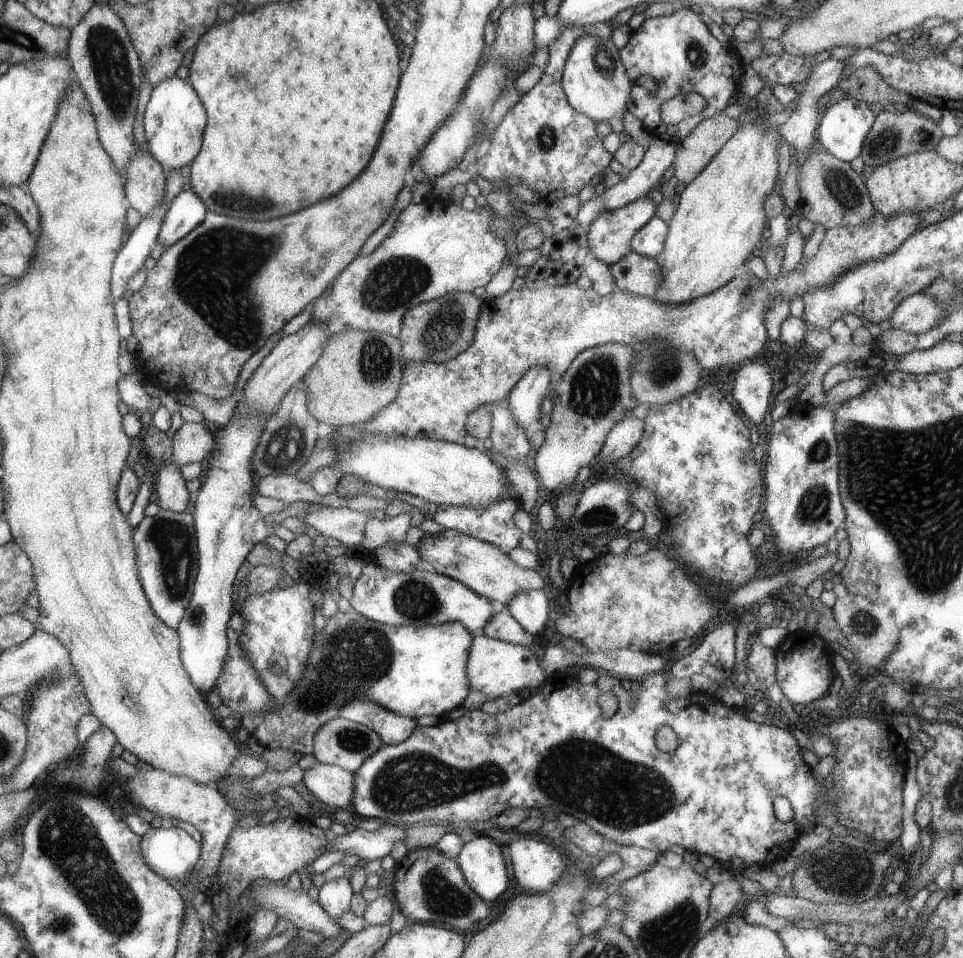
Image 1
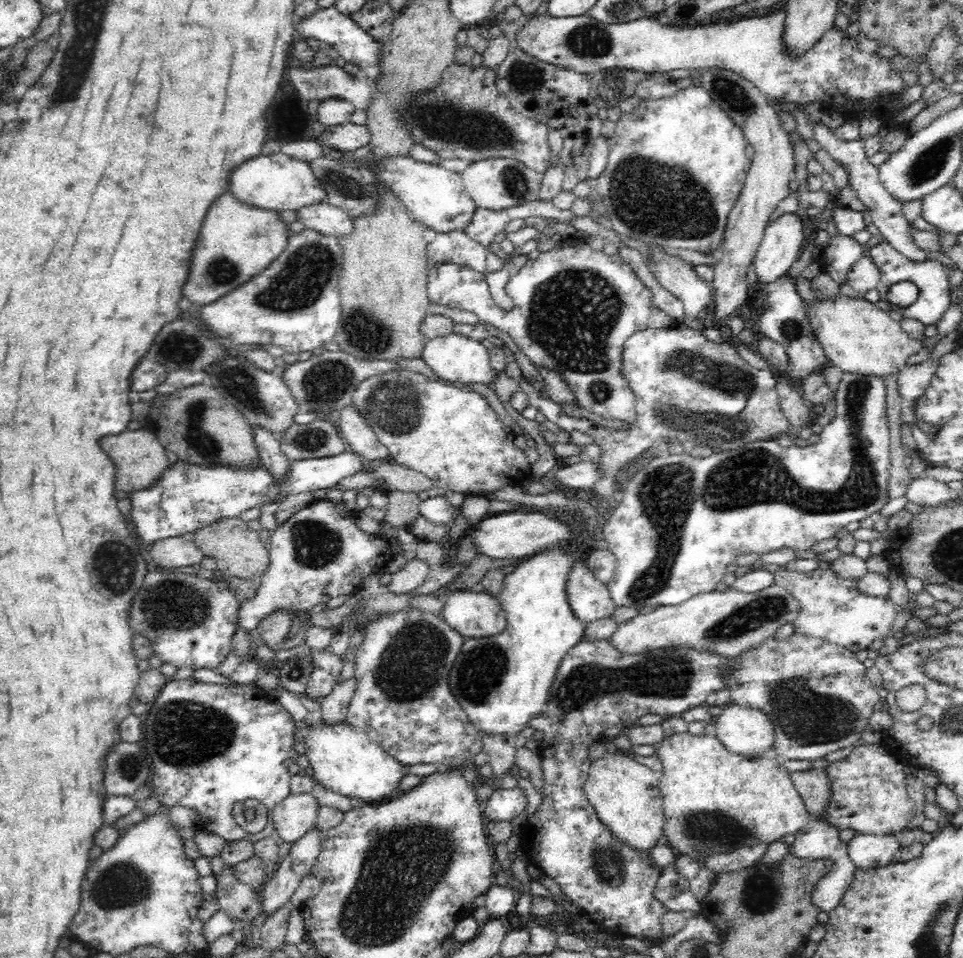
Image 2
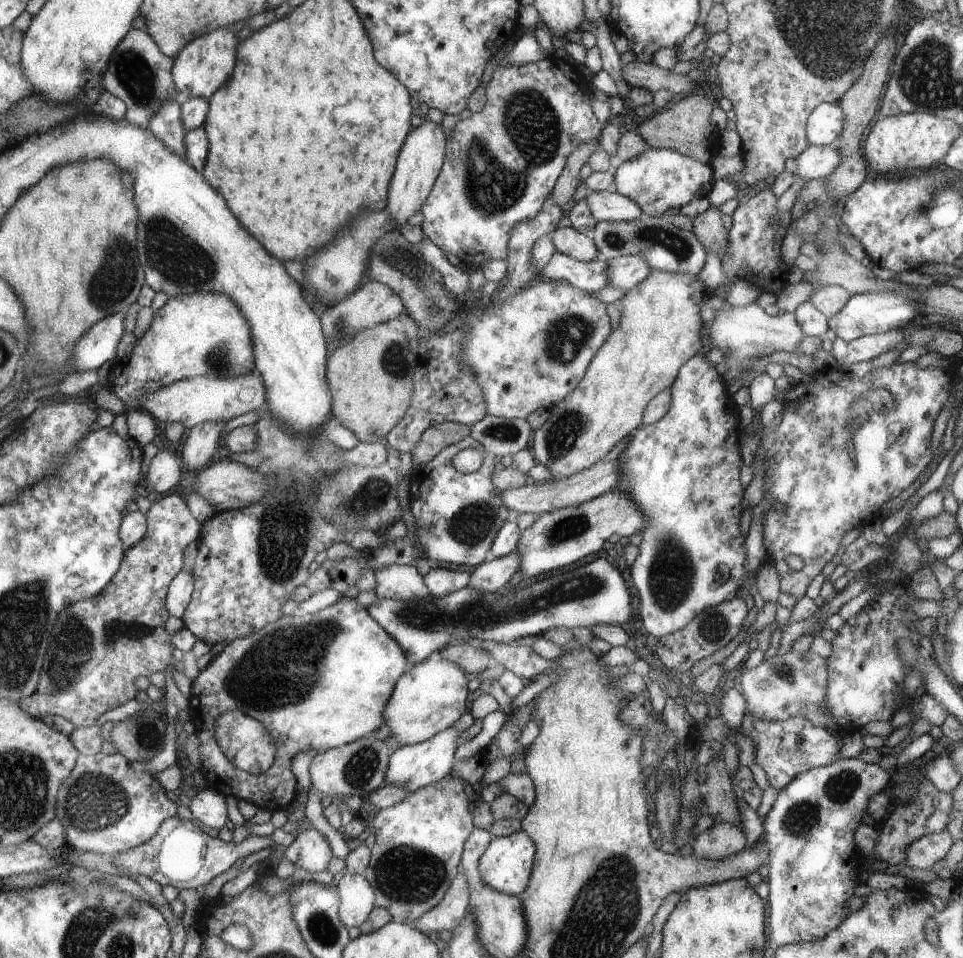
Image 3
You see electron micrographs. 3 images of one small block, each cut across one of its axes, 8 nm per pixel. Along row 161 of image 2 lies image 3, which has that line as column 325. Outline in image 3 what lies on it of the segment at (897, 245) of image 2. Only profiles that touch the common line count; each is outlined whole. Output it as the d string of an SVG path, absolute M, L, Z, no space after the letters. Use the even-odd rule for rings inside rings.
M308 828L297 834L287 847L284 852L286 860L310 872L326 870L333 856L326 836L322 836L322 832L318 832L315 828Z

